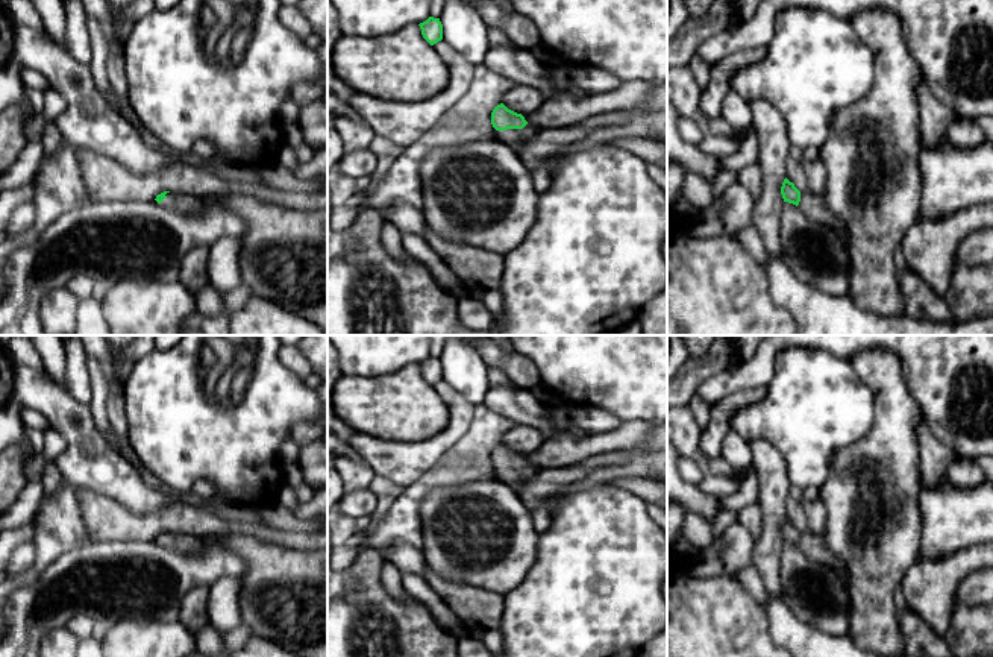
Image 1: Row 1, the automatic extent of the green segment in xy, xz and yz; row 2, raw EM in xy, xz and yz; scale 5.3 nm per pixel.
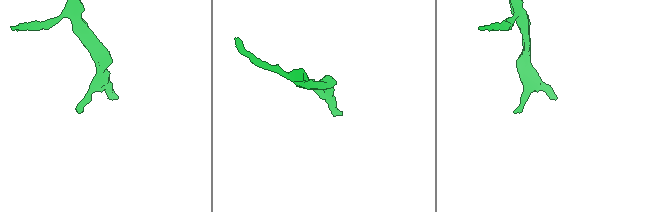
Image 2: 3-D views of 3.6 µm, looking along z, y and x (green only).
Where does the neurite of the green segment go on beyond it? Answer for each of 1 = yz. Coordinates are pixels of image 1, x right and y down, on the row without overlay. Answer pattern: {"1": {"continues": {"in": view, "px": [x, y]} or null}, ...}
{"1": {"continues": {"in": "yz", "px": [811, 545]}}}

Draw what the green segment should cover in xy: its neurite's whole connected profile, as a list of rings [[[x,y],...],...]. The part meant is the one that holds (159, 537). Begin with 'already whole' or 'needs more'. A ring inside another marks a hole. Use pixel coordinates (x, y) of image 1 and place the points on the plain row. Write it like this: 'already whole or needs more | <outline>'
needs more | [[[164,531],[158,534],[155,540],[167,549],[173,549],[182,554],[197,554],[200,548],[200,539],[190,534]]]

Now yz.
needs more | [[[787,517],[782,522],[781,534],[784,542],[796,545],[811,561],[840,572],[847,581],[844,563],[831,554],[831,551],[823,545],[820,536],[816,536],[808,530],[800,533]]]

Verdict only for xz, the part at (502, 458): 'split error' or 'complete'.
split error

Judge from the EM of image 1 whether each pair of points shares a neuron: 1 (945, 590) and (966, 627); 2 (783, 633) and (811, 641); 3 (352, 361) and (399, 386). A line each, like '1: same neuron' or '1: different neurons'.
1: different neurons
2: same neuron
3: different neurons

